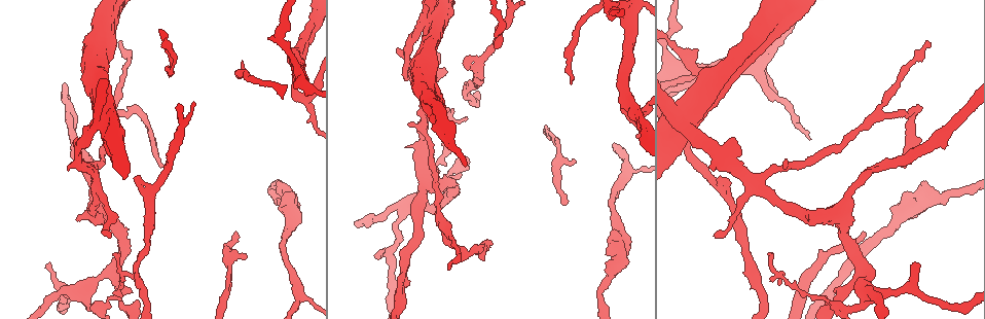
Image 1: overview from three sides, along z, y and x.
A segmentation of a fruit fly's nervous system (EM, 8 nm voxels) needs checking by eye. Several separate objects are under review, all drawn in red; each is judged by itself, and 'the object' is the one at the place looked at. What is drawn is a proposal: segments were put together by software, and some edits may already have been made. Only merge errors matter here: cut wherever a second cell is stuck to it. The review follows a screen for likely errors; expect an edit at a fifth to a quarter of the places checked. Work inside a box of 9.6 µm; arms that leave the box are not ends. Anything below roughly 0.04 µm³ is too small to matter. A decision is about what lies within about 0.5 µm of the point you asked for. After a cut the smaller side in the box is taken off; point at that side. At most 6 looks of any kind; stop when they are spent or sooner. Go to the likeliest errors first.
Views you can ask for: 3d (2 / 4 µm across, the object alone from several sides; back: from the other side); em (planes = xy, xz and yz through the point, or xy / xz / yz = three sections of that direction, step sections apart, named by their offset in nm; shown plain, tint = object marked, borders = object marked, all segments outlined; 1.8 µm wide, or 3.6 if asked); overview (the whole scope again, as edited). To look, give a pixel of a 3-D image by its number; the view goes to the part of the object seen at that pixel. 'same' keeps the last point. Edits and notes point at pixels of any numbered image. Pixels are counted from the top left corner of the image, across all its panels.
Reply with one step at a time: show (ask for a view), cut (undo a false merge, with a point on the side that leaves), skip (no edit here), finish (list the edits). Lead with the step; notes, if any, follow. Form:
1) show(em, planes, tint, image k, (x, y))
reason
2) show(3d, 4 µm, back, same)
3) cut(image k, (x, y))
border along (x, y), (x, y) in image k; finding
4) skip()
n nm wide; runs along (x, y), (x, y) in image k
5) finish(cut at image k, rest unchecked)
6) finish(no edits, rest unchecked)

show(3d, 4 µm, image 1, (862, 289))
sharp bend

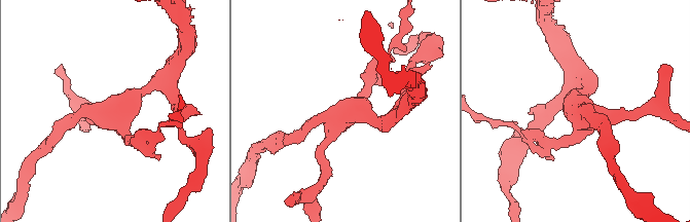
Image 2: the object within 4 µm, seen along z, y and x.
show(em, planes, tint, image 2, (121, 113))
4 arms; now the EM

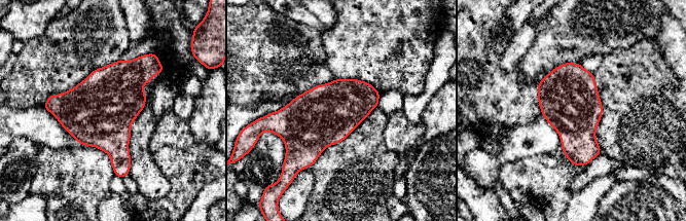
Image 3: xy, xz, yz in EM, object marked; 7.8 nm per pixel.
skip()
460 nm wide; continuous, no second cell

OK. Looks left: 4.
show(3d, 4 µm, image 1, (300, 97))
three arms meet

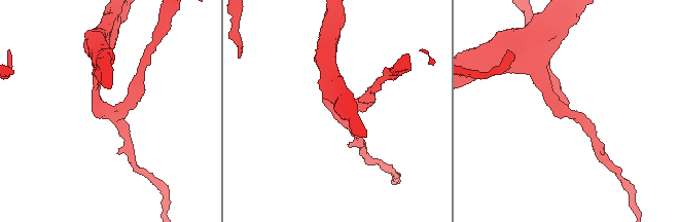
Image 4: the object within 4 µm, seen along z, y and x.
show(em, xy, step 8, tint, image 4, (565, 109))
3 arms; need the tissue

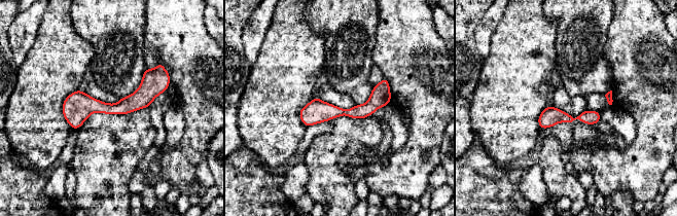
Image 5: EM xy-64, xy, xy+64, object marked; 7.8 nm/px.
show(em, planes, tint, same)
cut it another way

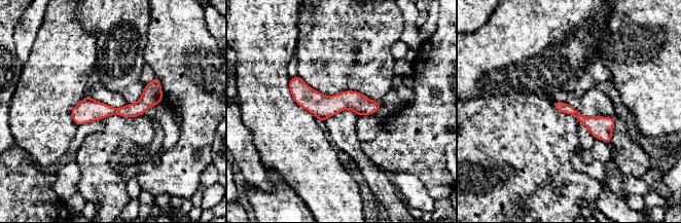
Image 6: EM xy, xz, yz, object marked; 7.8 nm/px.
skip()
80 nm wide; one cell here

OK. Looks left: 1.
show(em, planes, borders, image 1, (619, 262))
sudden change in width

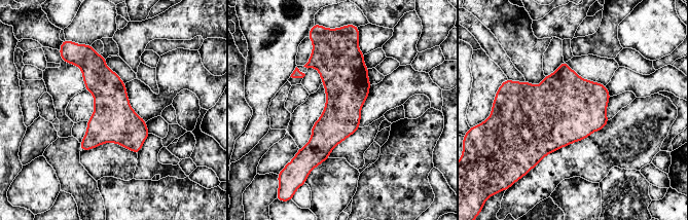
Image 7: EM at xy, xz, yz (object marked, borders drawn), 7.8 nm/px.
skip()
runs along (337, 45), (337, 122), (315, 161) in image 7; all the same cell

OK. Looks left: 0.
finish(no edits, rest unchecked)

